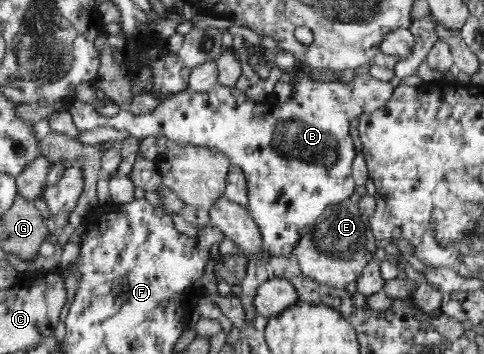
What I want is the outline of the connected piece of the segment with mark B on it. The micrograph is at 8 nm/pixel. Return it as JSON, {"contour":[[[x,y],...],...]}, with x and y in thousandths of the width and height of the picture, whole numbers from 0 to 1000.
{"contour":[[[616,184],[605,203],[610,209],[607,218],[612,220],[612,232],[605,234],[605,268],[601,280],[583,294],[574,291],[564,305],[543,302],[539,294],[533,294],[521,277],[512,274],[508,260],[496,257],[486,243],[467,246],[457,237],[450,237],[442,251],[436,251],[426,263],[409,263],[388,249],[382,260],[370,263],[360,274],[343,277],[341,282],[333,280],[329,297],[324,297],[318,314],[291,328],[279,328],[262,311],[254,314],[246,308],[246,316],[240,325],[233,325],[233,331],[221,331],[223,325],[219,322],[200,319],[194,308],[196,297],[184,297],[184,291],[163,285],[157,288],[153,311],[161,356],[161,379],[178,376],[180,370],[194,370],[202,362],[229,359],[238,364],[262,364],[273,379],[275,390],[283,390],[291,398],[304,387],[337,381],[339,387],[345,387],[349,398],[378,401],[382,407],[393,407],[395,412],[424,412],[465,429],[465,435],[473,441],[477,460],[494,469],[502,480],[506,503],[510,503],[517,571],[512,599],[519,605],[523,621],[531,627],[543,684],[550,686],[560,720],[605,732],[610,729],[610,703],[614,703],[614,698],[618,698],[618,686],[622,686],[624,655],[645,630],[655,627],[663,607],[676,596],[676,588],[684,588],[684,579],[707,576],[709,571],[721,565],[721,556],[736,542],[733,531],[738,523],[733,523],[733,506],[729,506],[729,489],[725,483],[729,483],[729,452],[740,429],[733,424],[733,412],[729,412],[731,398],[723,384],[725,339],[742,333],[742,325],[767,322],[769,316],[779,314],[783,302],[791,302],[791,297],[808,280],[810,266],[814,263],[812,240],[808,240],[808,234],[798,229],[798,223],[789,229],[773,223],[762,206],[746,215],[733,212],[725,234],[713,234],[705,229],[647,229],[647,223],[643,223],[643,212],[638,209],[638,198],[630,195],[628,186]]]}

